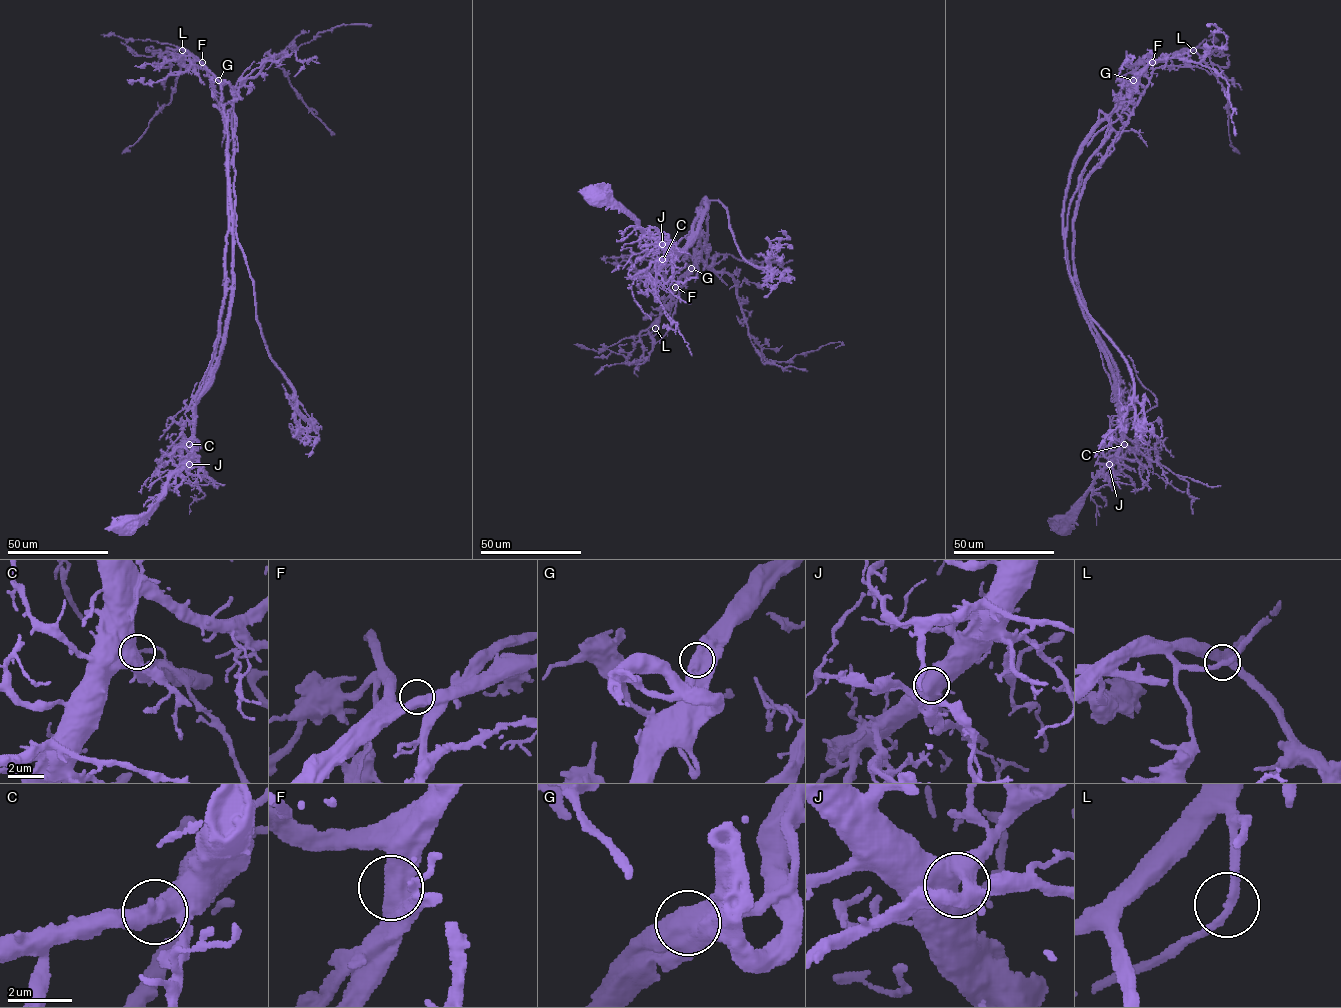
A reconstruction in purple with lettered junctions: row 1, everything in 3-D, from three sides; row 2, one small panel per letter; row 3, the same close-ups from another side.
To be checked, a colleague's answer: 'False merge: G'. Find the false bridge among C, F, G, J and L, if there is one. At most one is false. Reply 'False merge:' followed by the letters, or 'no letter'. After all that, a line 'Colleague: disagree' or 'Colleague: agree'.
False merge: G
Colleague: agree

